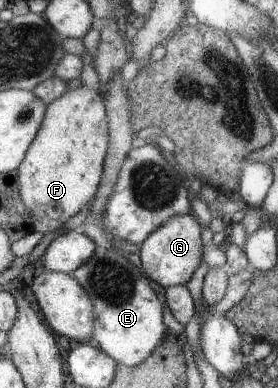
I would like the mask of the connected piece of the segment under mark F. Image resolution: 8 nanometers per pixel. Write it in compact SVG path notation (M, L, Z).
M86 86L66 89L45 109L35 139L16 170L19 196L29 216L30 231L46 234L60 228L94 197L108 149L108 128L102 95Z

